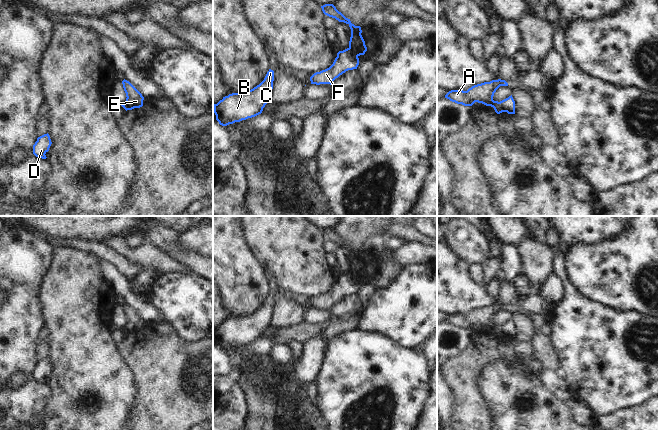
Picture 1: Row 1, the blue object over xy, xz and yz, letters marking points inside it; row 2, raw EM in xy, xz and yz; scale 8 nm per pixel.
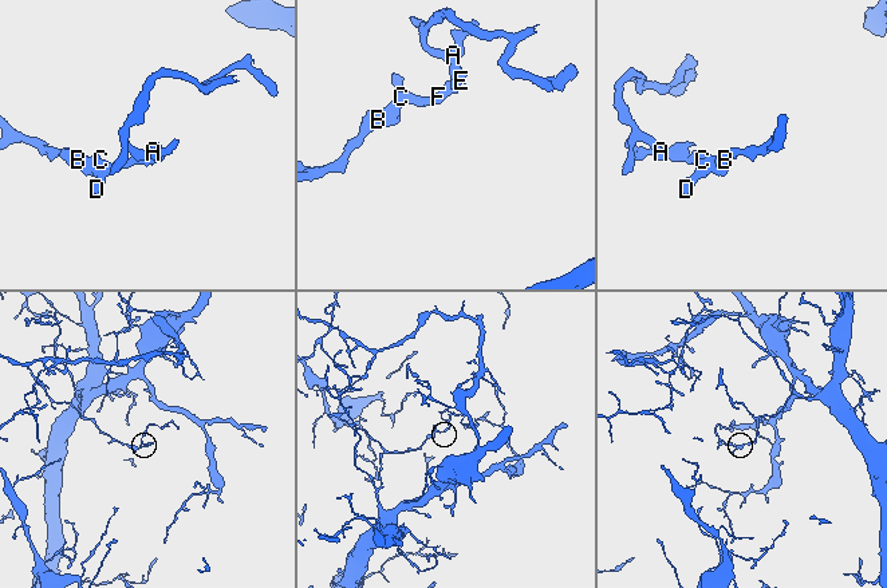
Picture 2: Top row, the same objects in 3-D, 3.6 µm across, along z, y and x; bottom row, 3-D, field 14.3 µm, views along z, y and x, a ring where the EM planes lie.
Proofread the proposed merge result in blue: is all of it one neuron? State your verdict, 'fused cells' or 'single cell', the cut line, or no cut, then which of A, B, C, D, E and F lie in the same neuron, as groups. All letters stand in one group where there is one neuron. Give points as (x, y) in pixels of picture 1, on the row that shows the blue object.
fused cells; cut in xz along (348, 48), (357, 56); A E / B C D F

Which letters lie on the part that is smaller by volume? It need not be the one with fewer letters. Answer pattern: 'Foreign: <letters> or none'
Foreign: A, E.

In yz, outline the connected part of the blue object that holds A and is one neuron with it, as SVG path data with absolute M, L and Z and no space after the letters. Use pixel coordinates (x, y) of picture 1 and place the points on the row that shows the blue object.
M501 79L492 80L474 85L467 91L451 90L445 95L445 98L464 106L472 106L475 102L478 102L493 107L498 103L498 101L493 100L493 96L500 86L508 86L508 83Z

